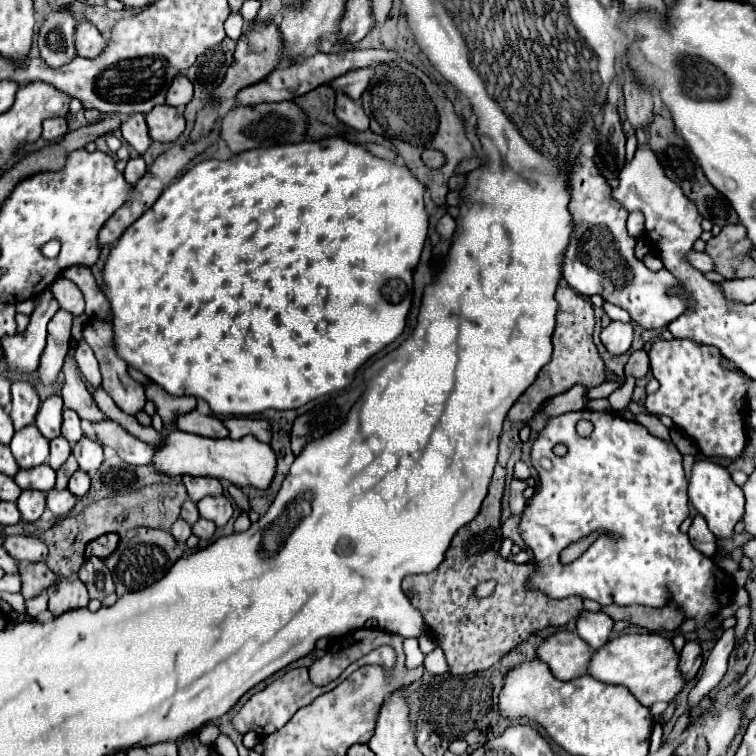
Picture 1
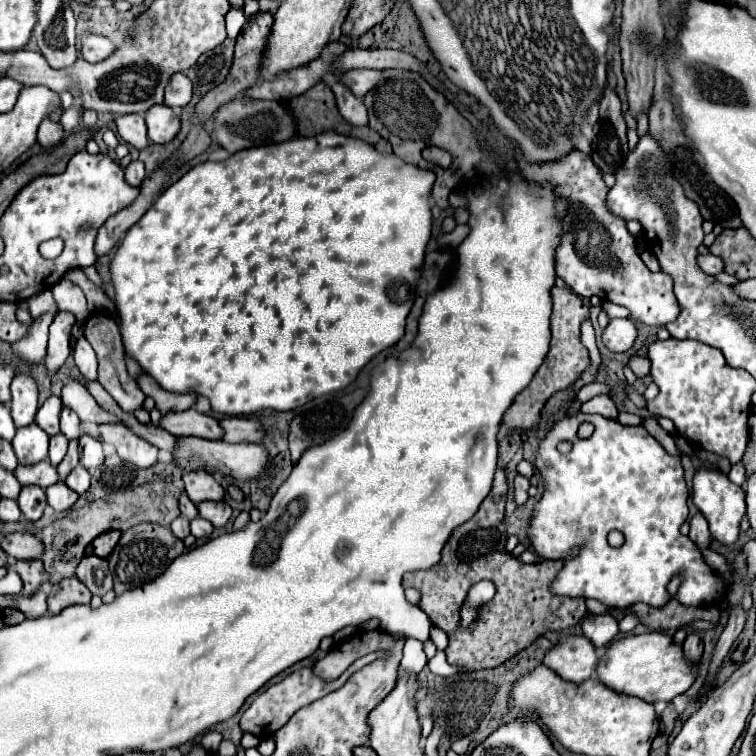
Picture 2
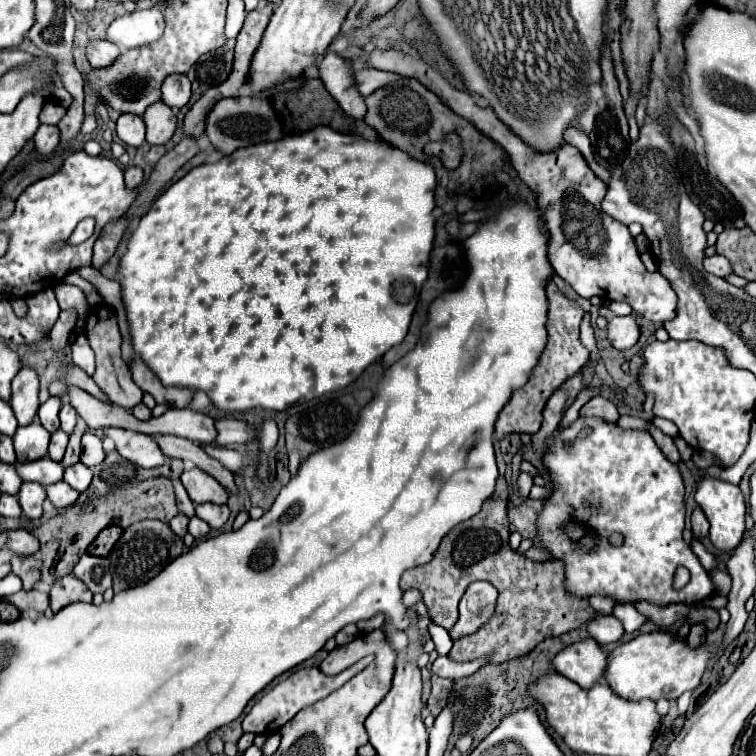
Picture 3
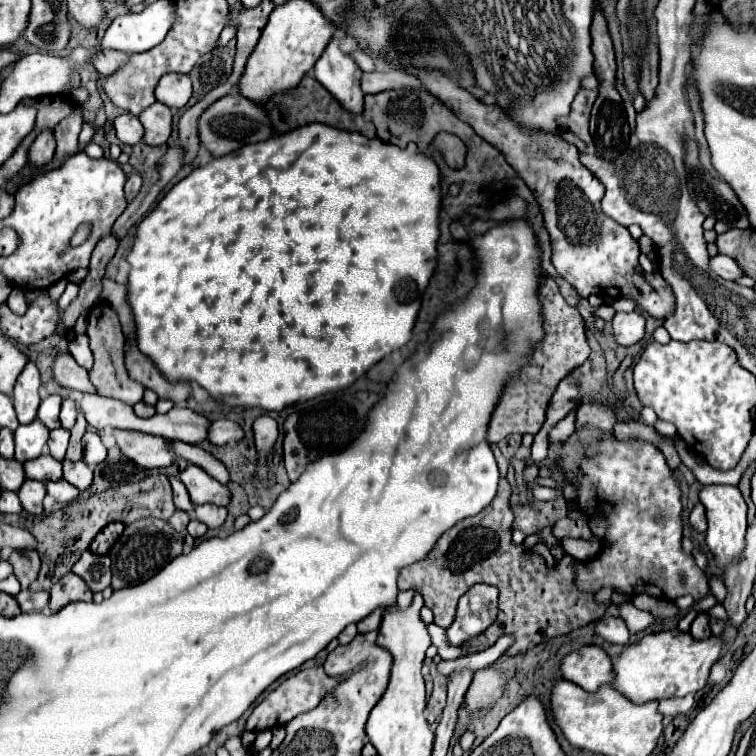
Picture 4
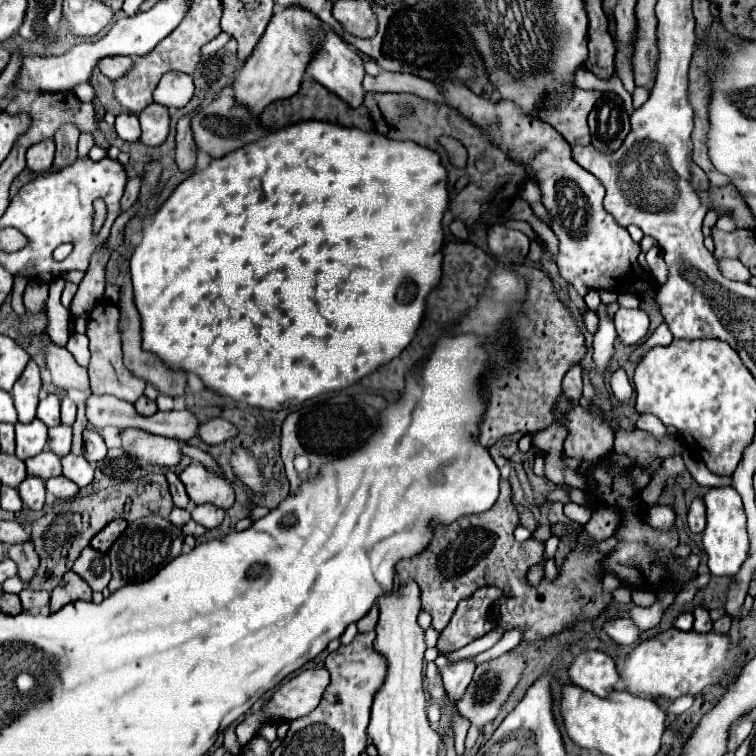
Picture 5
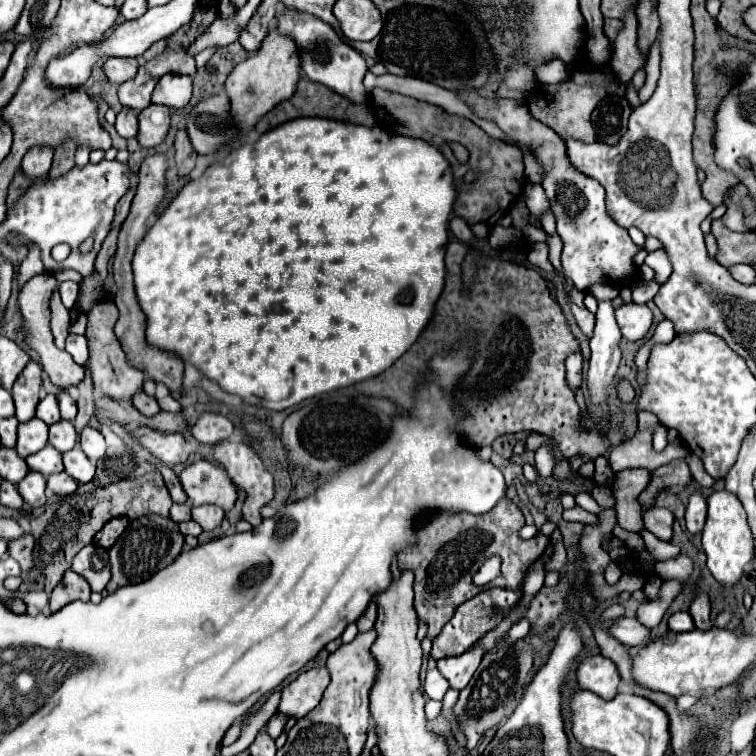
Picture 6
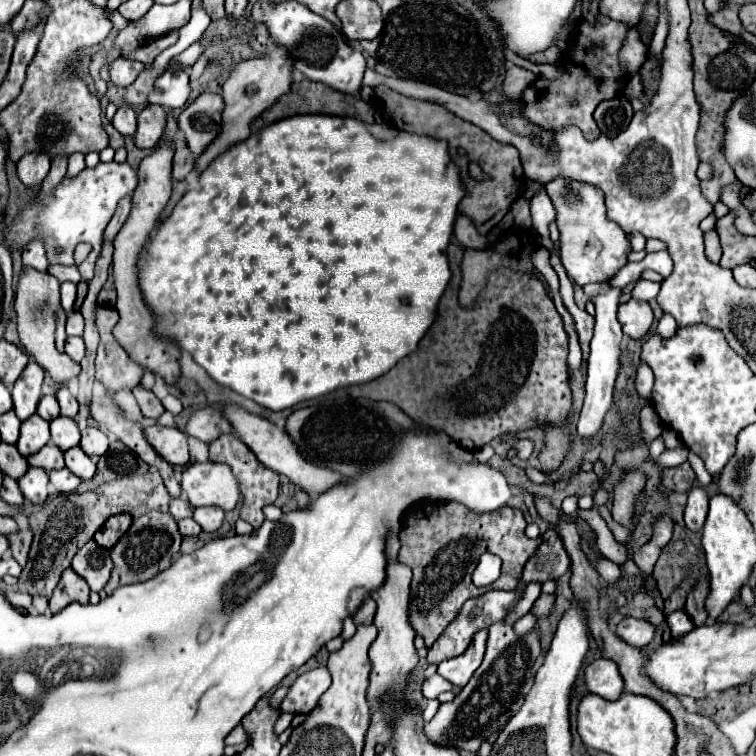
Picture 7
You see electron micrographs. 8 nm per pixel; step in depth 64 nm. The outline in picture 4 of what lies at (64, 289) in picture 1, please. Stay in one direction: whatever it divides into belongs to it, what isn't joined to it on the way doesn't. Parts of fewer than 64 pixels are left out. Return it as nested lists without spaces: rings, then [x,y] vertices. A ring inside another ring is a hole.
[[[68,282],[68,286],[66,286],[64,294],[62,294],[62,296],[60,296],[60,300],[58,300],[58,306],[60,306],[60,308],[68,308],[68,304],[76,298],[76,294],[78,294],[78,284]]]

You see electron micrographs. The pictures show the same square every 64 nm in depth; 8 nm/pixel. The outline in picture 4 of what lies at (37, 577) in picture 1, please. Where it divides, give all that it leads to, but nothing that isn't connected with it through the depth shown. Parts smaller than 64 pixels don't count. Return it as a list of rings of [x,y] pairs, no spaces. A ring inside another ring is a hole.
[[[24,550],[24,552],[12,552],[10,562],[14,566],[14,576],[20,580],[22,588],[28,588],[30,582],[36,580],[38,570],[40,570],[40,556],[34,550]]]

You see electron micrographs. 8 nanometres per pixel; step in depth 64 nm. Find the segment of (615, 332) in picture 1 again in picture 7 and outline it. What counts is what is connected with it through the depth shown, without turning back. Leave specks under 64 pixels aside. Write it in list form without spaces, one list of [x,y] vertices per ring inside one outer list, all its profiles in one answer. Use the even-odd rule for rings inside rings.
[[[630,298],[618,308],[618,322],[622,324],[622,332],[628,338],[642,338],[652,324],[652,308],[644,300]]]

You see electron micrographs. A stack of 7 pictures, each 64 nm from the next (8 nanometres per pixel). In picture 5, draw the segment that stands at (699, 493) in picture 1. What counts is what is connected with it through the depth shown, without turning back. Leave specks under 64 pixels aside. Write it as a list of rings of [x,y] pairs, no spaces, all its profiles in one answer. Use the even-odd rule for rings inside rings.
[[[724,486],[724,488],[710,488],[710,492],[704,496],[704,504],[706,504],[708,524],[704,530],[702,544],[708,554],[708,568],[714,576],[732,578],[742,568],[744,560],[748,558],[748,548],[750,548],[742,500],[736,490],[732,490],[730,486]]]

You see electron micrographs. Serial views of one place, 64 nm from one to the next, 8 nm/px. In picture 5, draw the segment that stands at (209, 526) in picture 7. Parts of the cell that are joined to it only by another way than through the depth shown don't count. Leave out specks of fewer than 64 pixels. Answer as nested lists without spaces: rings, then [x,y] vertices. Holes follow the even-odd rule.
[[[204,504],[204,506],[194,506],[192,508],[192,520],[196,520],[198,524],[202,524],[204,528],[216,528],[222,524],[226,510],[212,506],[212,504]]]

